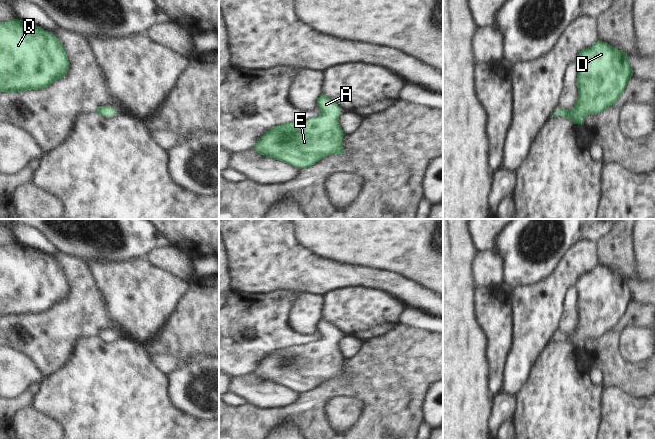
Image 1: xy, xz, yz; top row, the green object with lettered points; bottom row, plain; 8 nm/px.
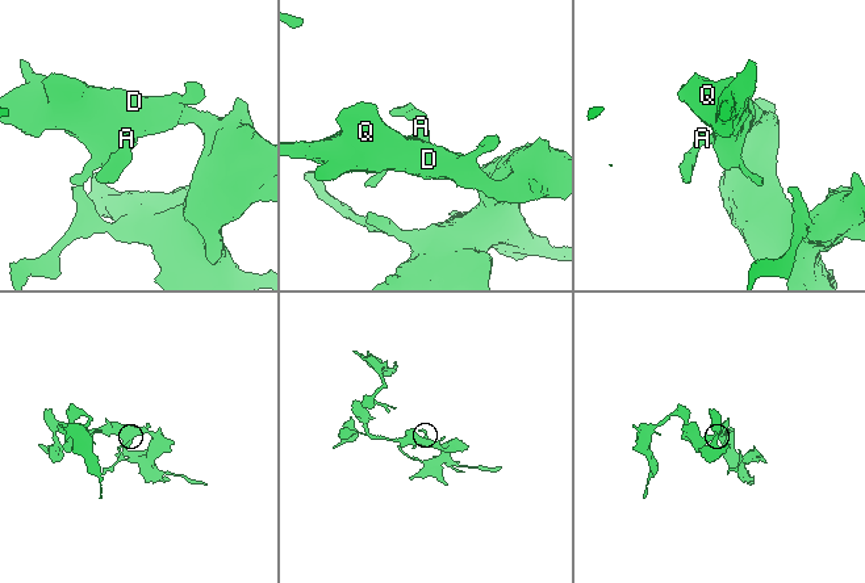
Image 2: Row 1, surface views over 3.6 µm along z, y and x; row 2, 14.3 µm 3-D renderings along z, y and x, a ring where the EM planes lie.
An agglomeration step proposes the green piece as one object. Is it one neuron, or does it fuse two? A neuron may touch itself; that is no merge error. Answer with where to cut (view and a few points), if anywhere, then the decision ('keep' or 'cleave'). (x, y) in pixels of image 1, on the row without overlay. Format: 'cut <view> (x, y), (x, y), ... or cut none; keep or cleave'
cut none; keep

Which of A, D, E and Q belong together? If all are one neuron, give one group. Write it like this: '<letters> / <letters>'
A D E Q

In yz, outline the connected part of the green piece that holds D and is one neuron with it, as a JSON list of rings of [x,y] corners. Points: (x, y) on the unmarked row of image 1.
[[[598,264],[592,270],[583,273],[575,285],[578,293],[578,323],[570,335],[559,333],[551,342],[560,339],[574,348],[584,348],[585,341],[604,335],[618,325],[633,300],[629,281],[623,274],[618,274],[608,267]]]

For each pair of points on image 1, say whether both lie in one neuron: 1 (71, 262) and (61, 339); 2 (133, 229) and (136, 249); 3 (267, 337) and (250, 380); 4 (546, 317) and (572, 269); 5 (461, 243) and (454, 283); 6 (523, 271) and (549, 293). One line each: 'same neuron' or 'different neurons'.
1: same neuron
2: same neuron
3: different neurons
4: same neuron
5: same neuron
6: different neurons

